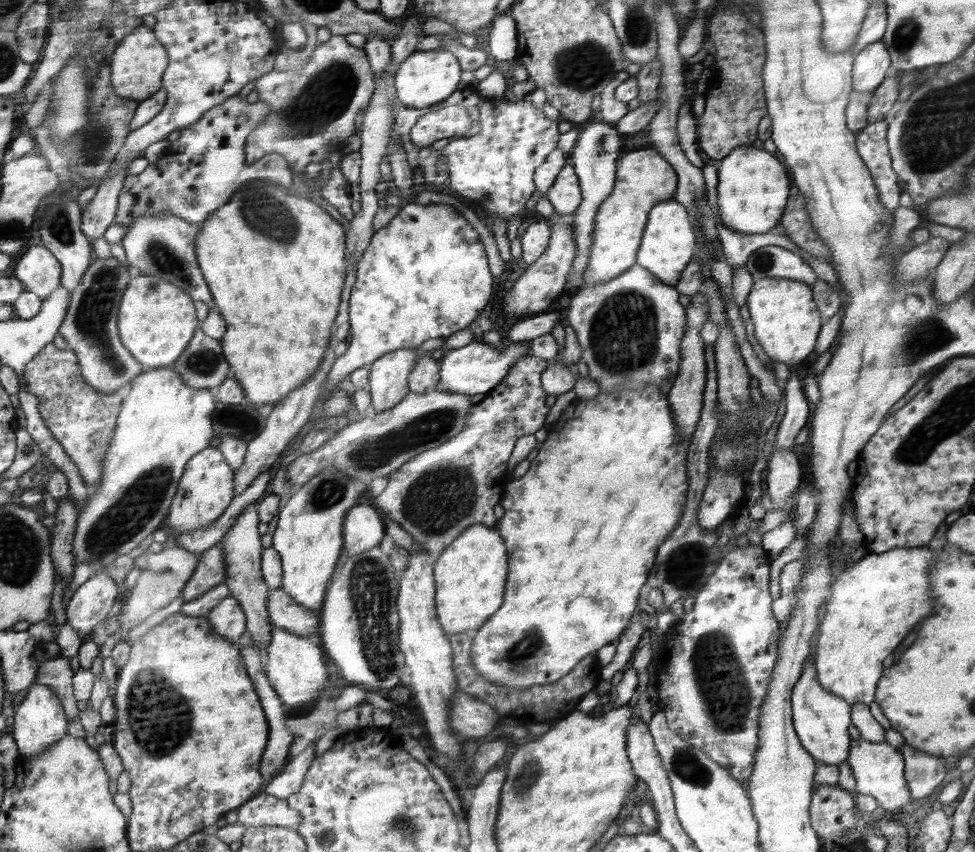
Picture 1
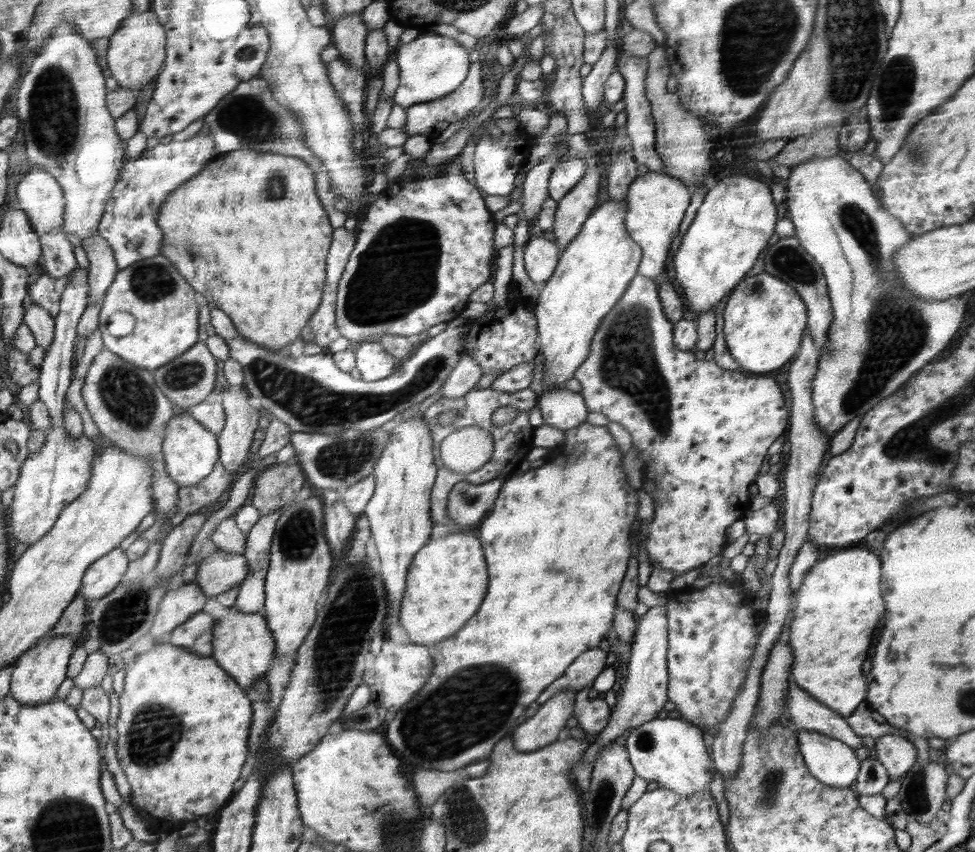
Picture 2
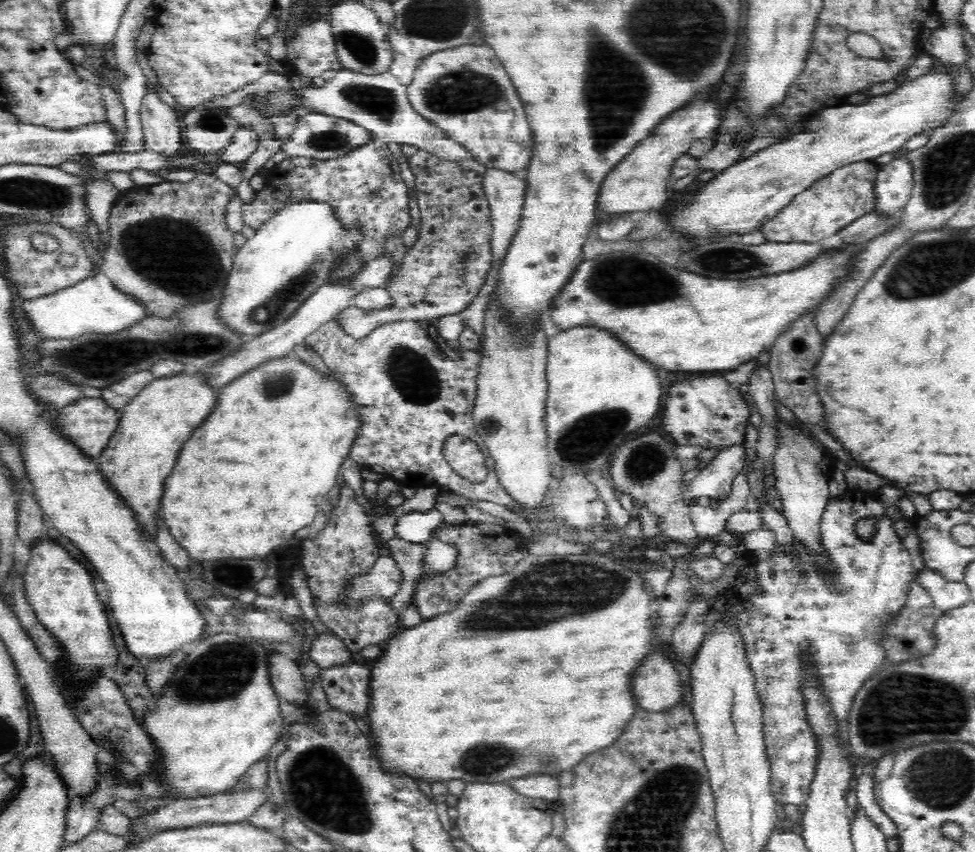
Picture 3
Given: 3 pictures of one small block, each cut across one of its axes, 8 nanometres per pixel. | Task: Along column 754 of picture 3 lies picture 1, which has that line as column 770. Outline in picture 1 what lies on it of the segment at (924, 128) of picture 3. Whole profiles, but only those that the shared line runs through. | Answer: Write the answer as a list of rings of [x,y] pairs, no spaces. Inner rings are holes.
[[[755,144],[740,146],[718,167],[717,201],[721,221],[744,234],[762,234],[778,224],[790,195],[790,180],[778,158]]]

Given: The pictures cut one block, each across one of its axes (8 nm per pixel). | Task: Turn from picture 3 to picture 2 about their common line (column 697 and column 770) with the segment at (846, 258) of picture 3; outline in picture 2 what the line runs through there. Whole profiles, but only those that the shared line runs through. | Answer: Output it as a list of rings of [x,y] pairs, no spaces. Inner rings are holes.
[[[766,271],[745,278],[736,286],[724,308],[723,332],[728,352],[738,362],[740,370],[776,372],[776,368],[786,364],[801,348],[806,307],[796,288]]]

